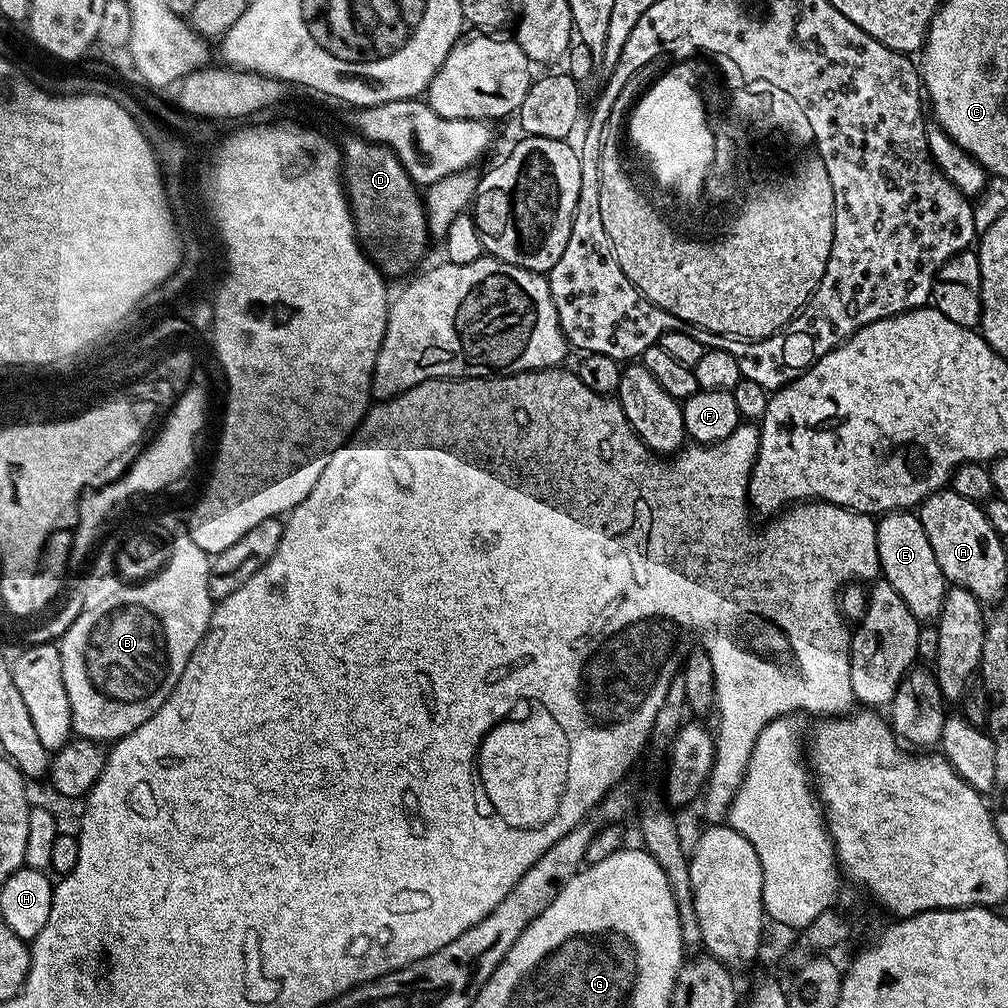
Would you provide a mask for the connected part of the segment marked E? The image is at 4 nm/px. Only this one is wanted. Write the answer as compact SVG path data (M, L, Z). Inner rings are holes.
M912 510L885 512L876 520L876 528L883 579L898 590L898 598L910 606L910 614L914 614L917 620L935 621L942 610L946 581L938 566L938 558L934 558L934 550L930 550L930 538L926 538L926 530L922 530L919 515Z

